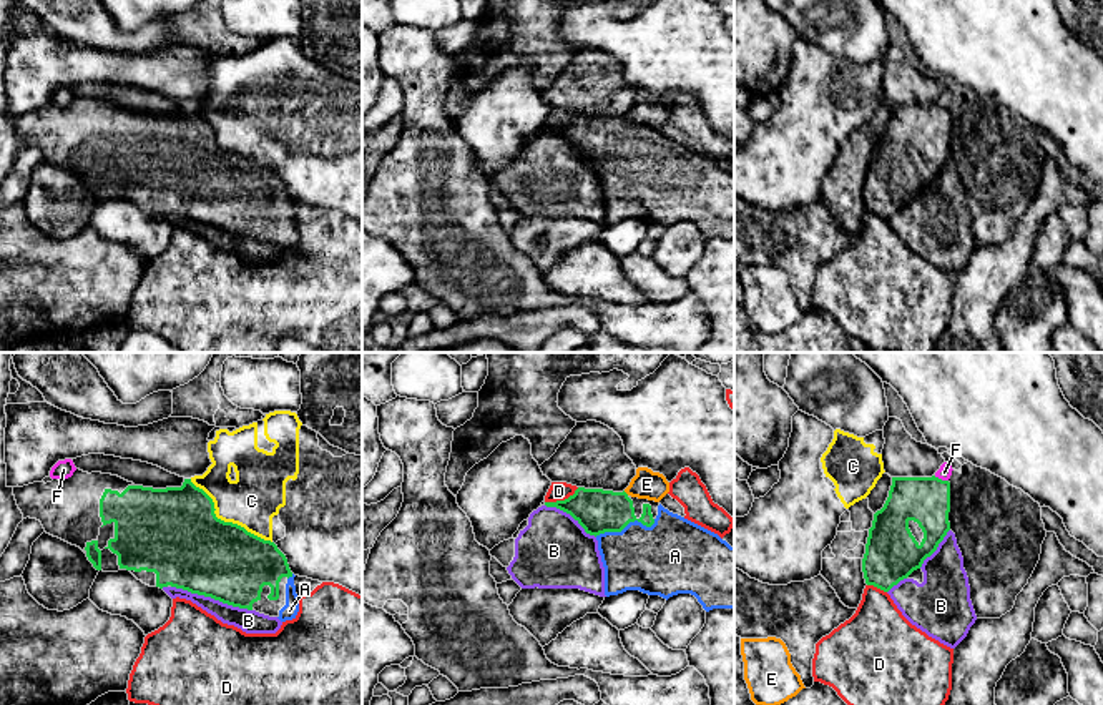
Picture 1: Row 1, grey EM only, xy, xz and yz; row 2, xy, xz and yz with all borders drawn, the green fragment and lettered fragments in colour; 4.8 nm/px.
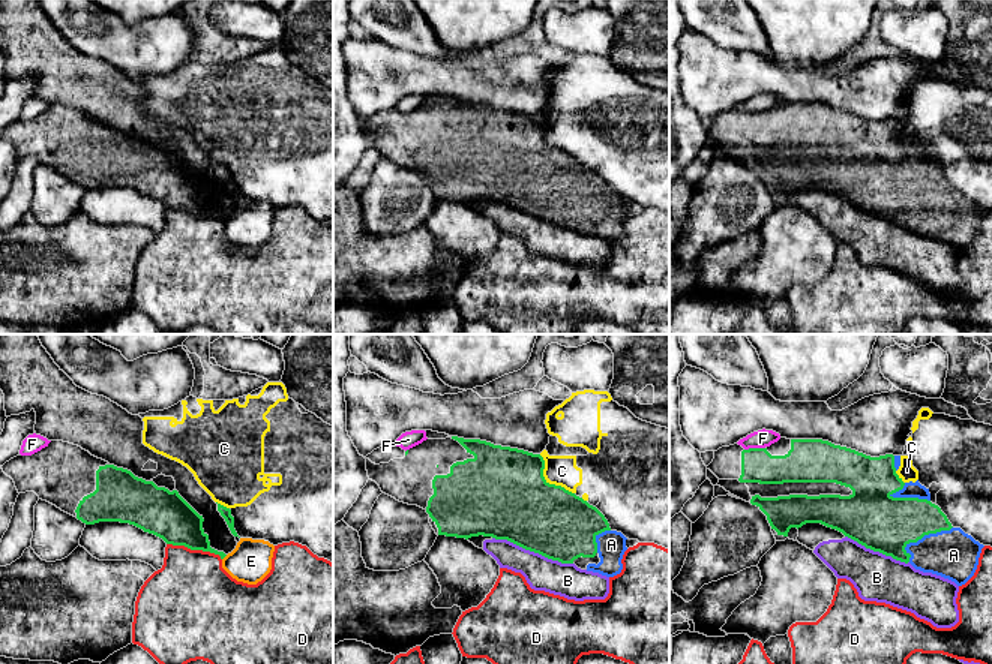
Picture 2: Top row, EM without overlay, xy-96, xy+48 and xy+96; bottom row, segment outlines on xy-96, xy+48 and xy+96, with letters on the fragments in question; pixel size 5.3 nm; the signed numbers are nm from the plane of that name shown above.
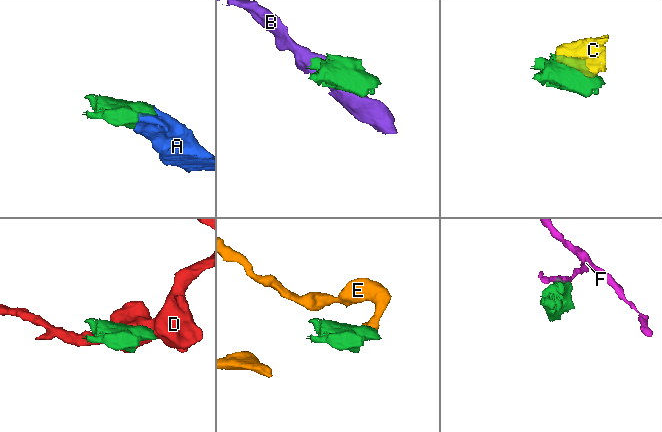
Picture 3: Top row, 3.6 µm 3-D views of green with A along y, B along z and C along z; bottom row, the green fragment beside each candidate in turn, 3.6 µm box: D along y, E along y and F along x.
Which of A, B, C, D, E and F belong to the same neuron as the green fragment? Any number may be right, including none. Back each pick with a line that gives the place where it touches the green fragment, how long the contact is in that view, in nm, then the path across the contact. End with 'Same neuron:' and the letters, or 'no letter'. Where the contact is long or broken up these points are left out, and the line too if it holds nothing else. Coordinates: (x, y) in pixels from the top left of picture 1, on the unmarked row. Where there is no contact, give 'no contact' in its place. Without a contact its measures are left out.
A: meets green in xz at (625, 153); contact 300 nm long
Same neuron: A

